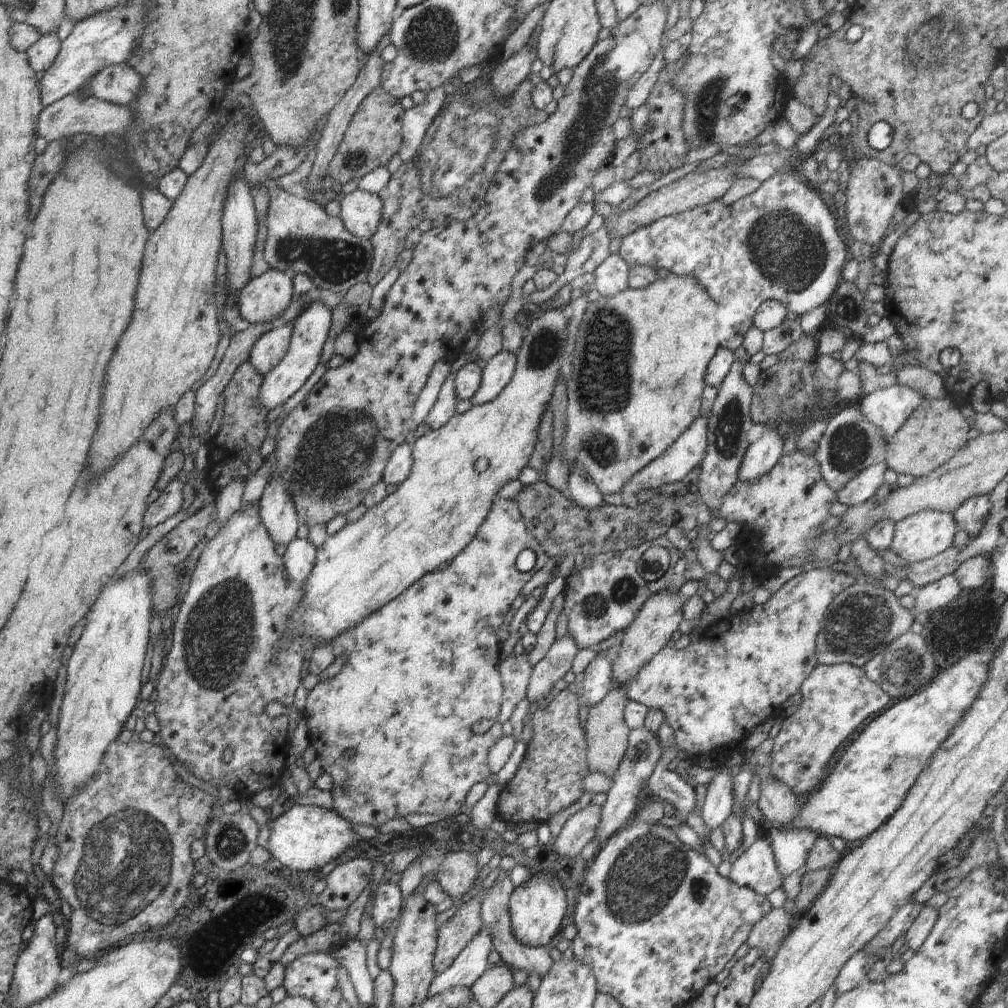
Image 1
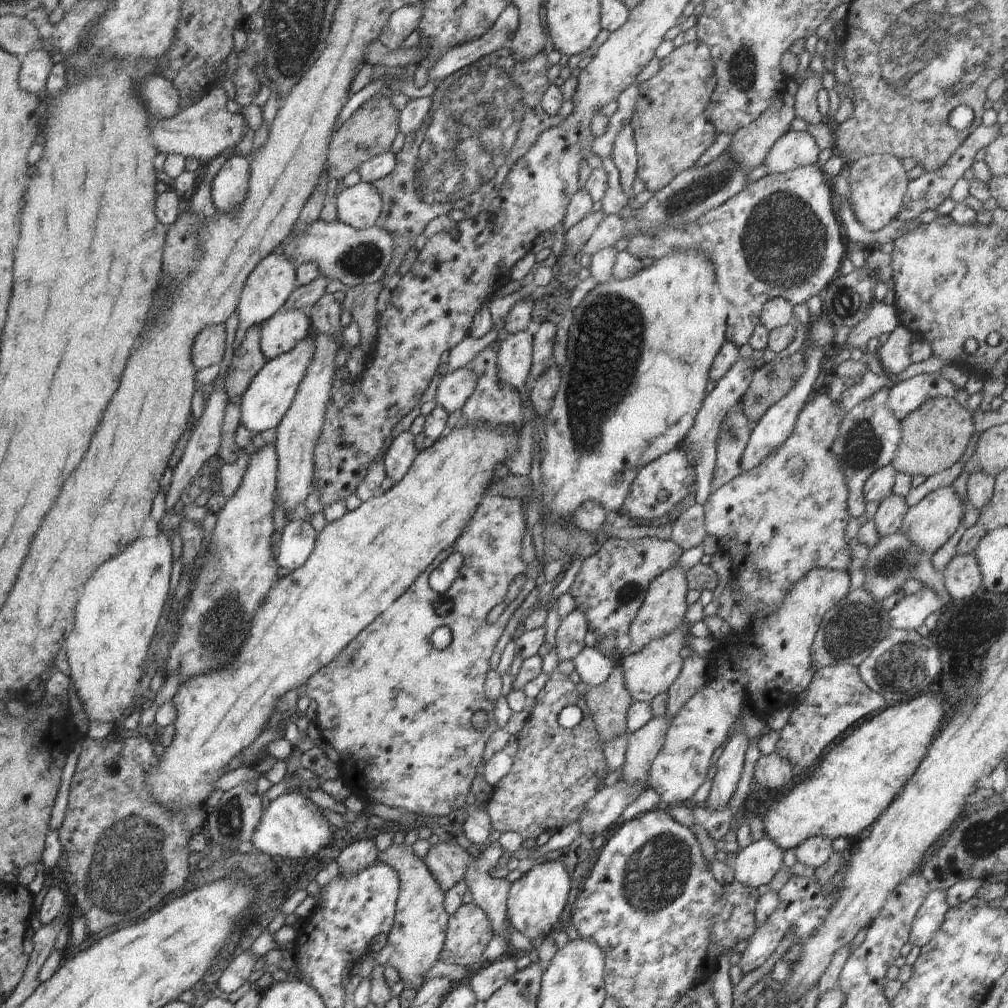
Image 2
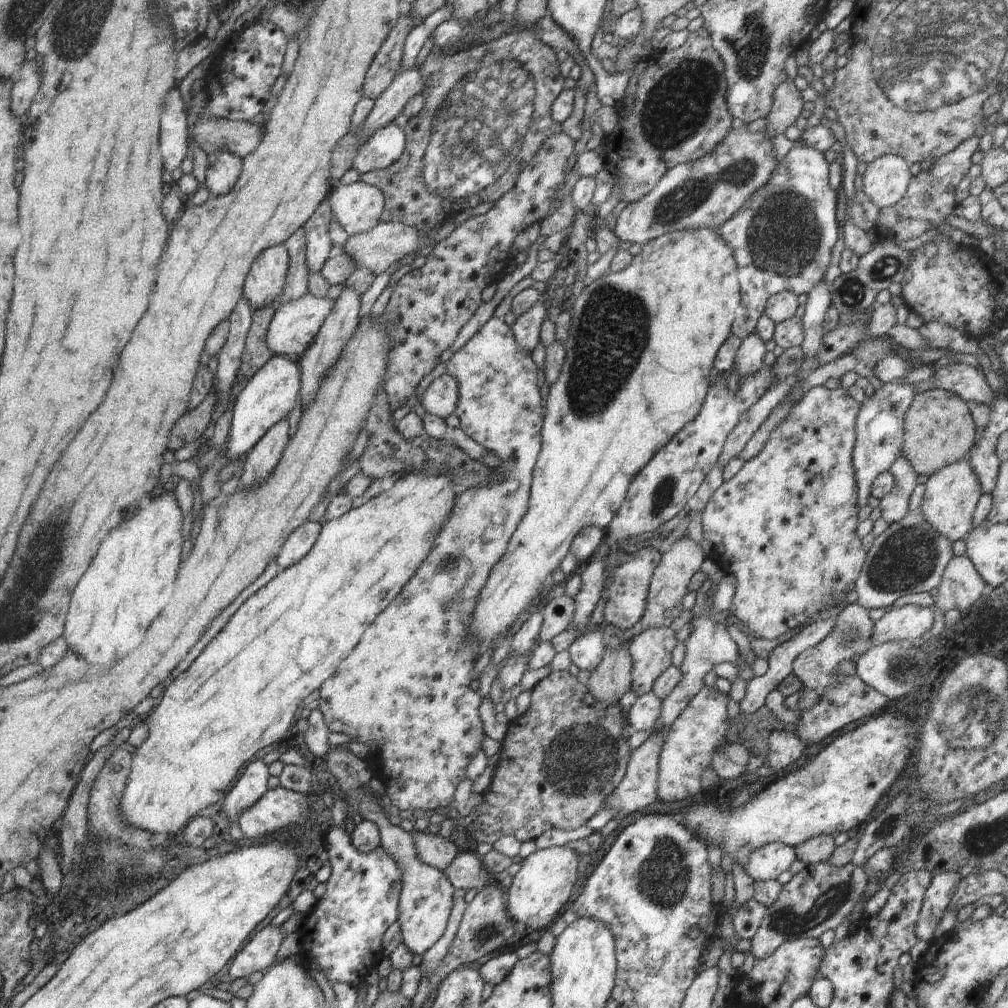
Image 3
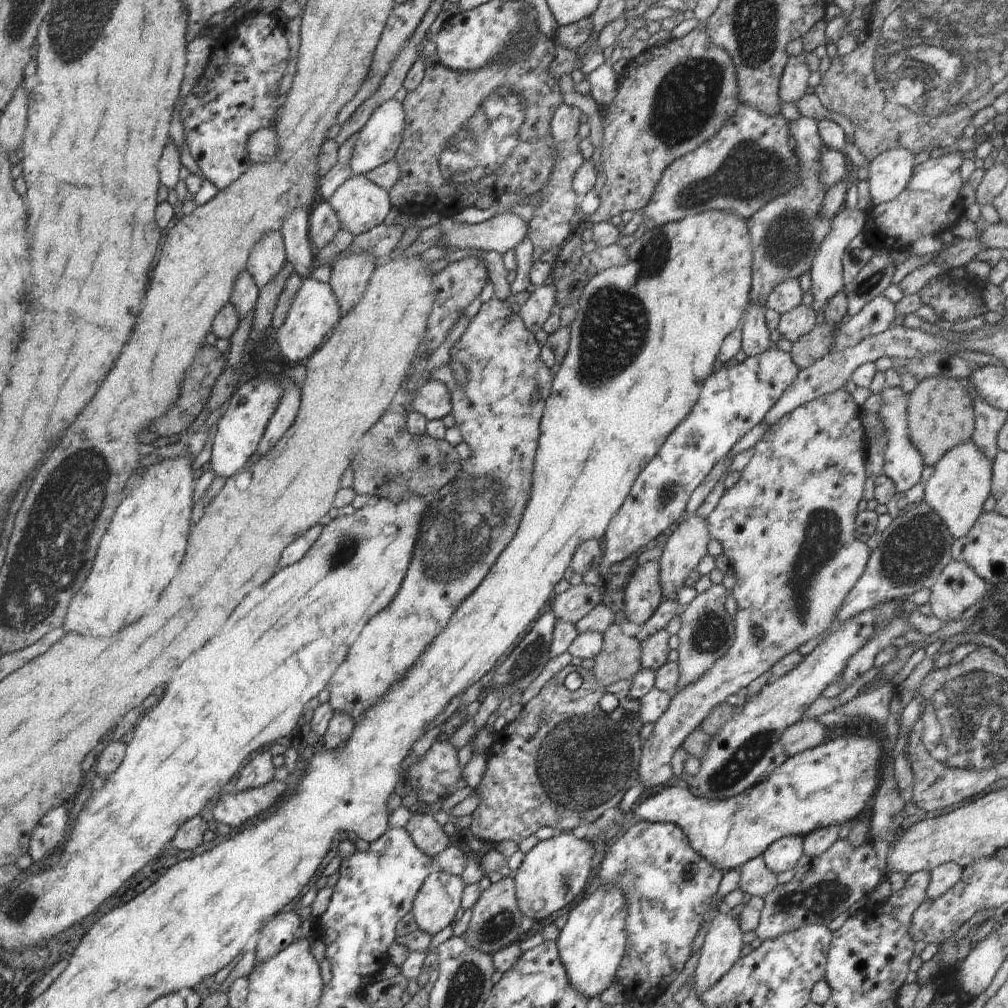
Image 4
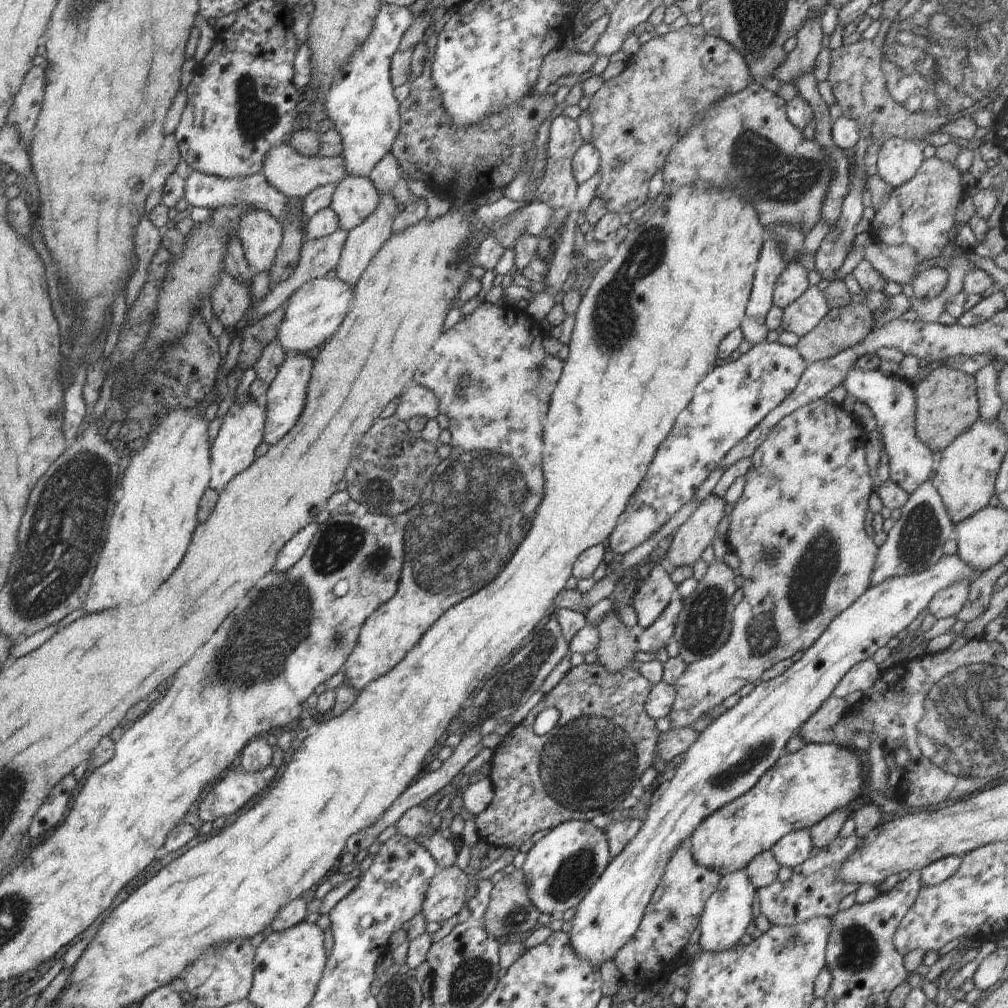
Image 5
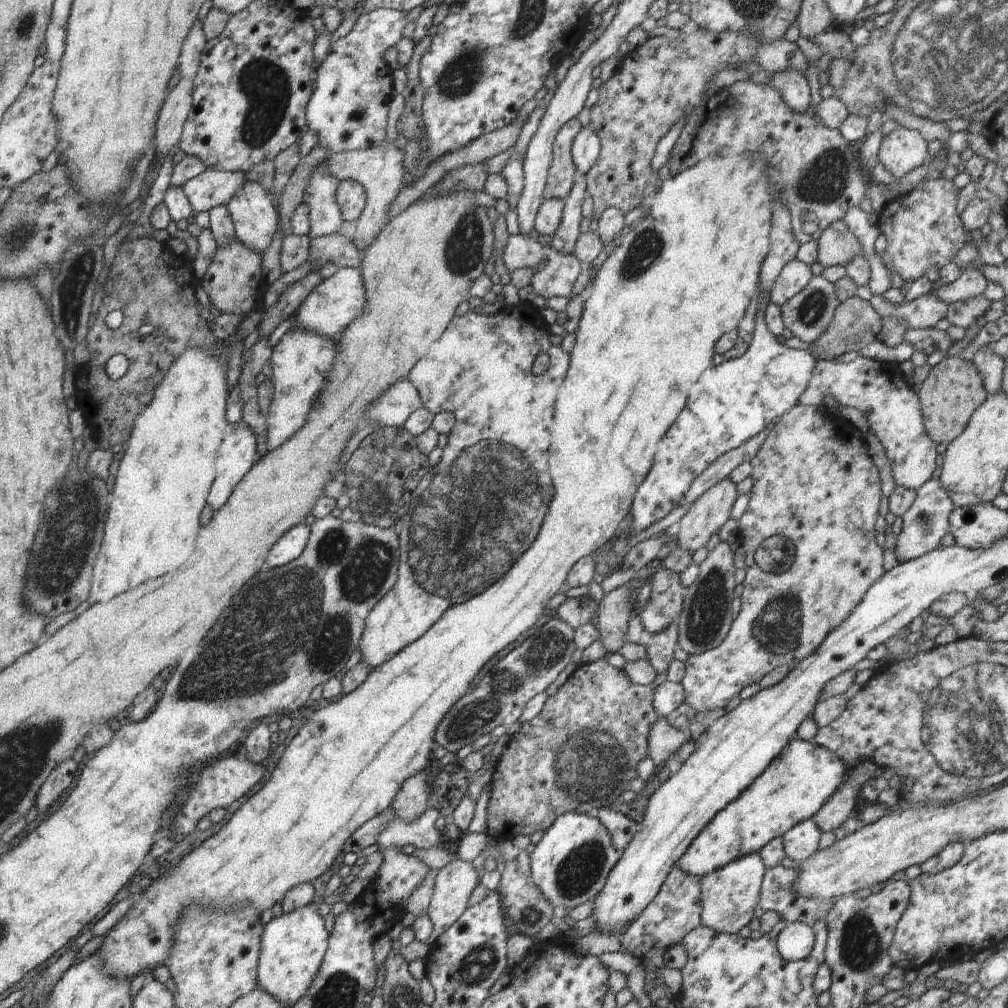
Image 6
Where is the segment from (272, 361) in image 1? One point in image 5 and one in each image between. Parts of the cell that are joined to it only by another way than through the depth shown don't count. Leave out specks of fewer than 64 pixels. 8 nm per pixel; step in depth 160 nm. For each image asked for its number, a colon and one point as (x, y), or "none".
2: (279, 334)
3: (295, 325)
4: (314, 313)
5: (315, 311)

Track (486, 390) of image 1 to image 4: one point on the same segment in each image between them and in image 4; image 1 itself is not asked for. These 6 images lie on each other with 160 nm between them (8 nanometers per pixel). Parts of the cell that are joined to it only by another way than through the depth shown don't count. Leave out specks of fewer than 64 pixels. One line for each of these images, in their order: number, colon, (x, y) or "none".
2: (515, 353)
3: (527, 327)
4: (537, 309)

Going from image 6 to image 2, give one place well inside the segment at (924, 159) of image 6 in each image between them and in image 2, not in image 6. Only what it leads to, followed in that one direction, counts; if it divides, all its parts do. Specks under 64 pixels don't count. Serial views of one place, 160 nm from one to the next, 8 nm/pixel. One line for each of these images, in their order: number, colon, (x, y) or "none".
2: (878, 183)
3: (886, 180)
4: (890, 173)
5: (898, 160)

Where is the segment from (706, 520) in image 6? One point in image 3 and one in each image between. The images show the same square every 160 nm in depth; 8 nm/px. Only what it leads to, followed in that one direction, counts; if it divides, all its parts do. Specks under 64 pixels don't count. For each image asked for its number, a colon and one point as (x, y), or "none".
3: (669, 584)
4: (687, 546)
5: (691, 539)

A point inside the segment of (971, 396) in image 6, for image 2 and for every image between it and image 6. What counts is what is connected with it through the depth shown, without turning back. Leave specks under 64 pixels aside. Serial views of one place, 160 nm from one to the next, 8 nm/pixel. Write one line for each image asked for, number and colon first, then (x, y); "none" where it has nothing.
2: (935, 436)
3: (939, 430)
4: (940, 411)
5: (947, 404)

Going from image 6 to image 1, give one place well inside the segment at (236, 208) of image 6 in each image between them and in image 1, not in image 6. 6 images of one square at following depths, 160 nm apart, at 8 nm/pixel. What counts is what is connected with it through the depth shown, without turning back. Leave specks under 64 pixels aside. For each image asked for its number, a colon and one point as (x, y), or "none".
1: (265, 298)
2: (267, 289)
3: (263, 285)
4: (266, 259)
5: (260, 234)

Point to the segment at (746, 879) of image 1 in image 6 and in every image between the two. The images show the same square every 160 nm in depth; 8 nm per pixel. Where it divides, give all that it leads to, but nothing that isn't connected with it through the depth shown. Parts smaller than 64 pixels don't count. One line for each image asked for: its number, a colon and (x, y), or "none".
2: (756, 865)
3: (769, 862)
4: (783, 855)
5: (793, 849)
6: (802, 841)

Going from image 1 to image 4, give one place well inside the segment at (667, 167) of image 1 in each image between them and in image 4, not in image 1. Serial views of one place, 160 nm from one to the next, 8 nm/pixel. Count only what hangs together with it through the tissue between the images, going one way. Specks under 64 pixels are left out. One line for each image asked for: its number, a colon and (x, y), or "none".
2: (671, 133)
3: (679, 113)
4: (670, 99)

